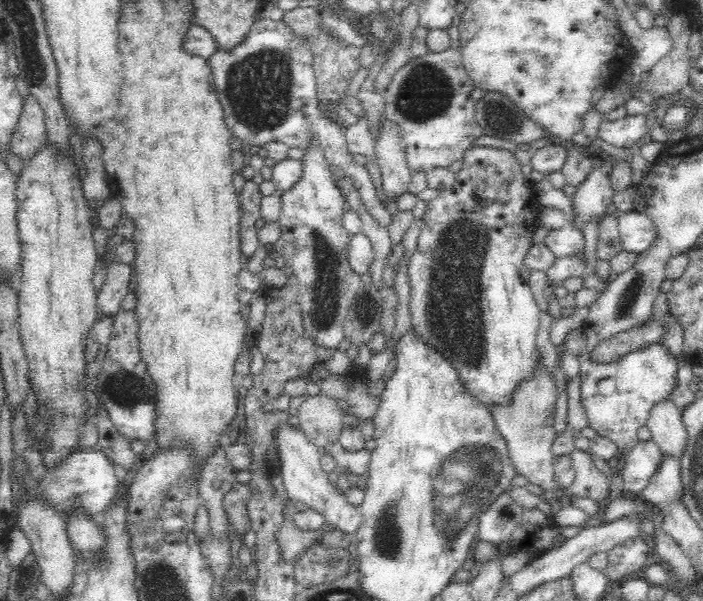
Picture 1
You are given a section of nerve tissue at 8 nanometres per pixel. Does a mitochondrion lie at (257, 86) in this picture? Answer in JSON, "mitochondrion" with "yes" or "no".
{"mitochondrion":"yes"}

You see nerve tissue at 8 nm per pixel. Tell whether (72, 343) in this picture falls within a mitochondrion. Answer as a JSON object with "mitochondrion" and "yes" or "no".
{"mitochondrion":"no"}

